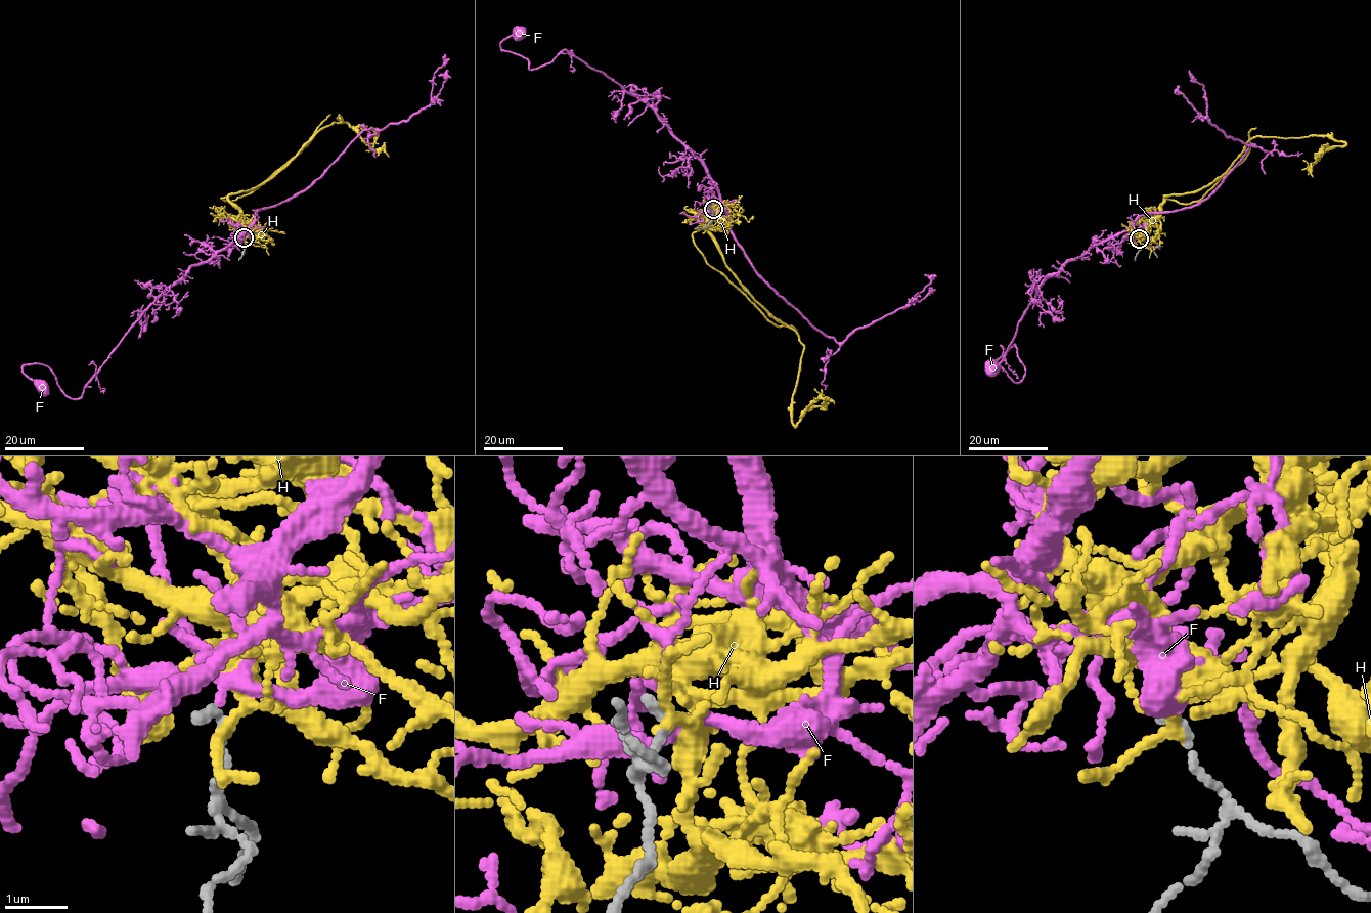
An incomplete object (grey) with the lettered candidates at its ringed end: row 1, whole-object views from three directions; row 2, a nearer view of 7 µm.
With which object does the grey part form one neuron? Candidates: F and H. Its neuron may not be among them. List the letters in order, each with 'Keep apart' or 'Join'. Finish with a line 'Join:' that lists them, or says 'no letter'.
F: Join
H: Keep apart
Join: F

